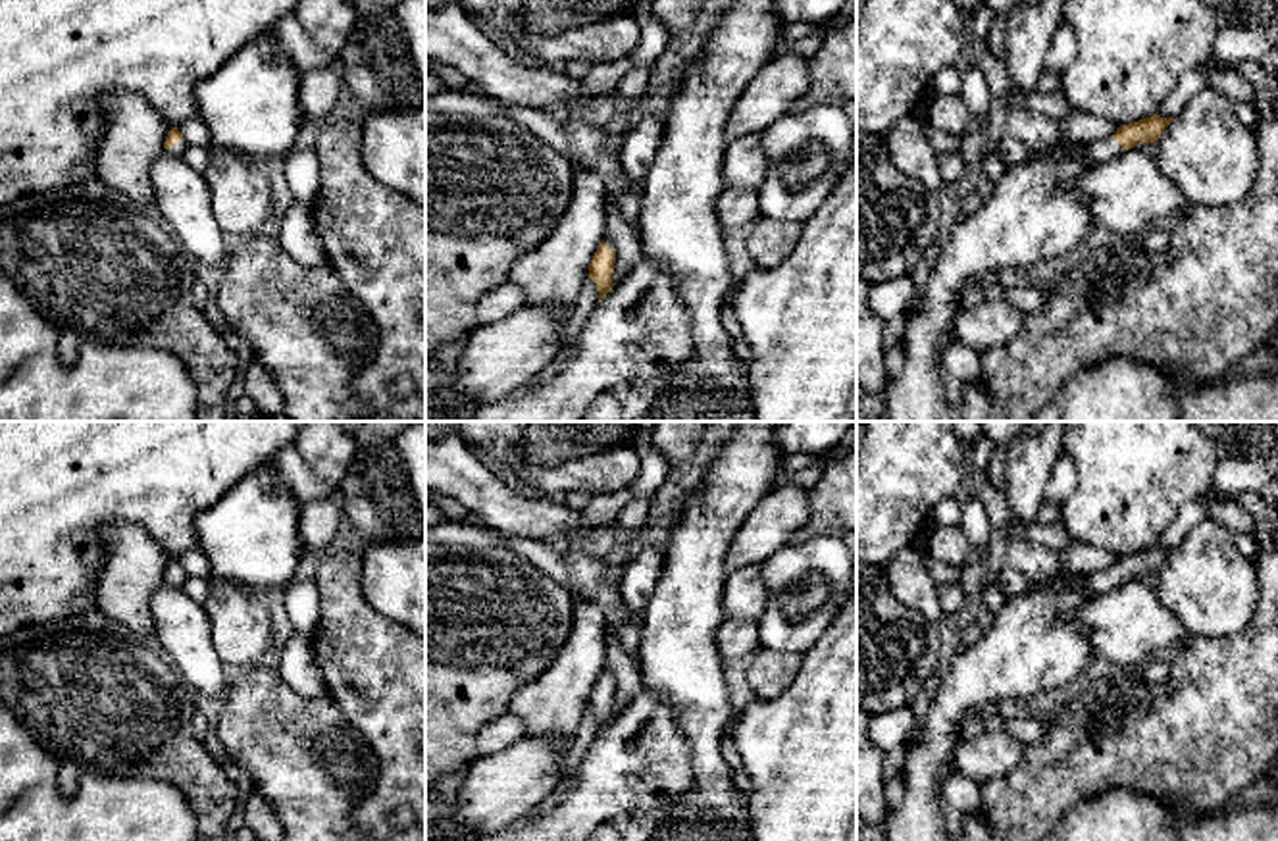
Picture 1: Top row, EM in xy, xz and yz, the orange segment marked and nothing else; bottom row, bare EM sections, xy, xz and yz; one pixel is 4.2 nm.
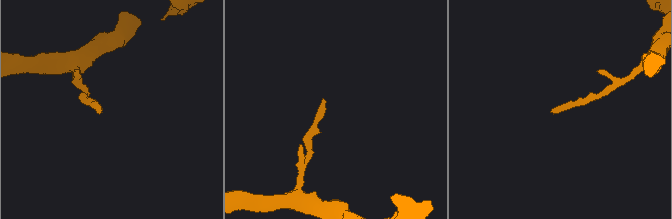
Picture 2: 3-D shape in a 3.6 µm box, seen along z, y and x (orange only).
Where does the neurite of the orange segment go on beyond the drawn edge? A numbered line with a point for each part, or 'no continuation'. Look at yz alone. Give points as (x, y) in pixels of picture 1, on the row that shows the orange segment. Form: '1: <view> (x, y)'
1: yz (1011, 151)

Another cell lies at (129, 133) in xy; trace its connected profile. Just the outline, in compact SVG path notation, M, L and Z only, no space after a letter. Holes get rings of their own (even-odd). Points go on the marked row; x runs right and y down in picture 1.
M137 92L100 96L94 114L96 175L125 202L156 210L150 166L173 125Z

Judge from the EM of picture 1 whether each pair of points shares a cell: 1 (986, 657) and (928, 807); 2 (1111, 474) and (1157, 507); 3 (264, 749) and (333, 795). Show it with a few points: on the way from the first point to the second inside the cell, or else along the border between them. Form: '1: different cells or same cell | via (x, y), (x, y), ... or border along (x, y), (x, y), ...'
1: same cell | via (963, 693), (926, 755), (926, 770)
2: same cell | via (1123, 485), (1146, 507)
3: same cell | via (281, 749), (287, 749), (316, 778)

